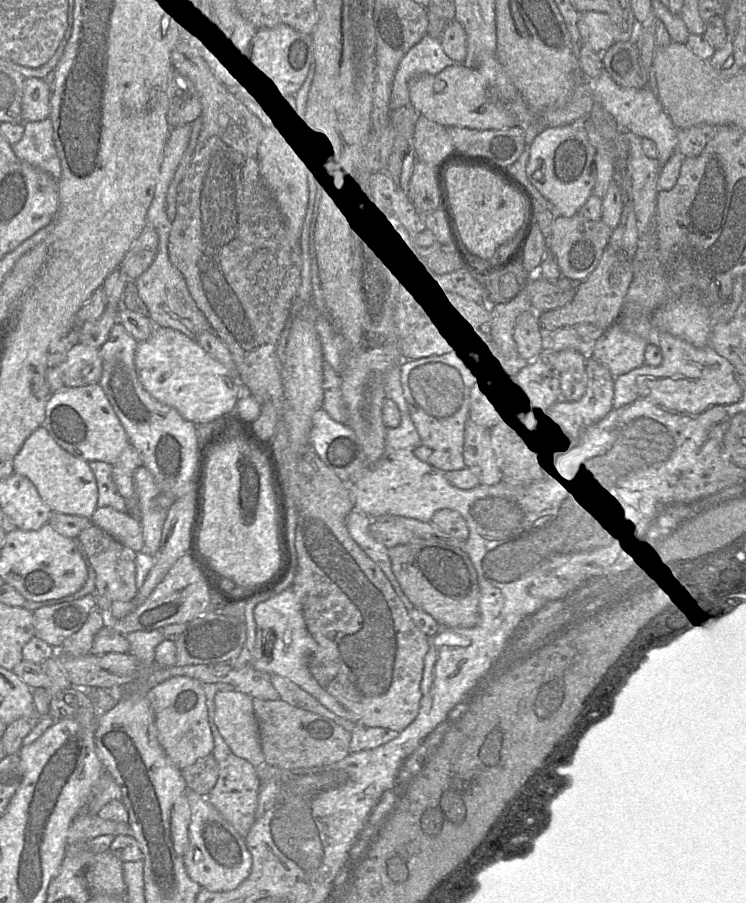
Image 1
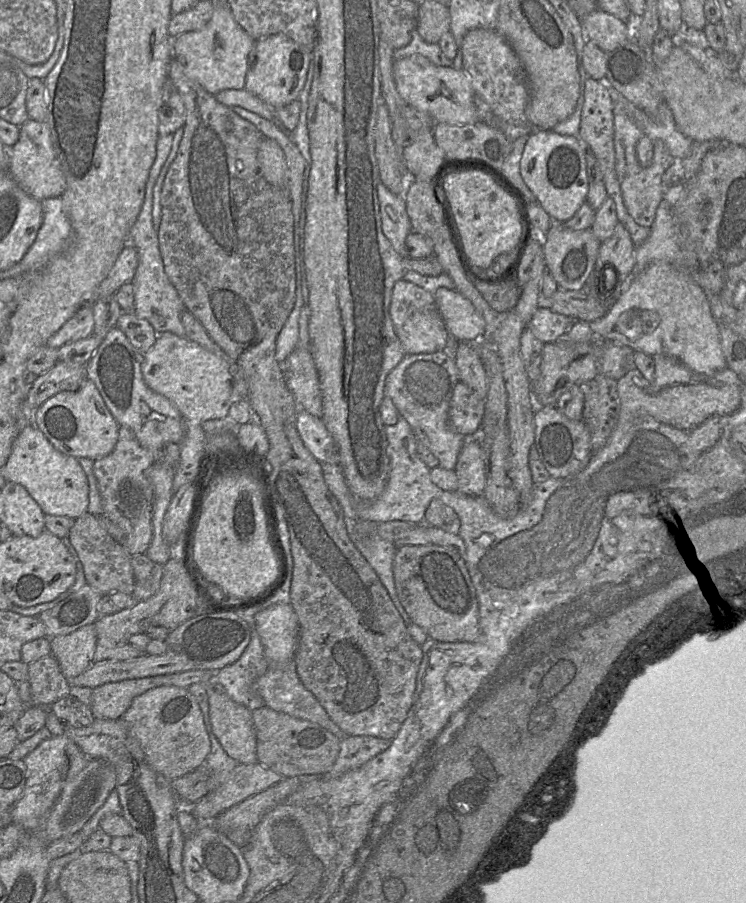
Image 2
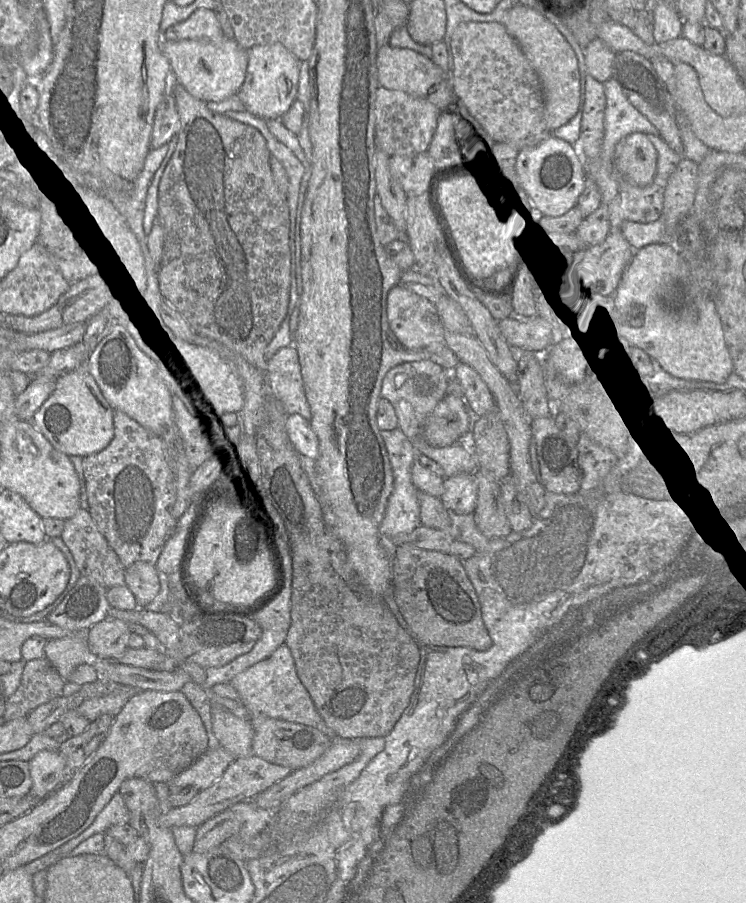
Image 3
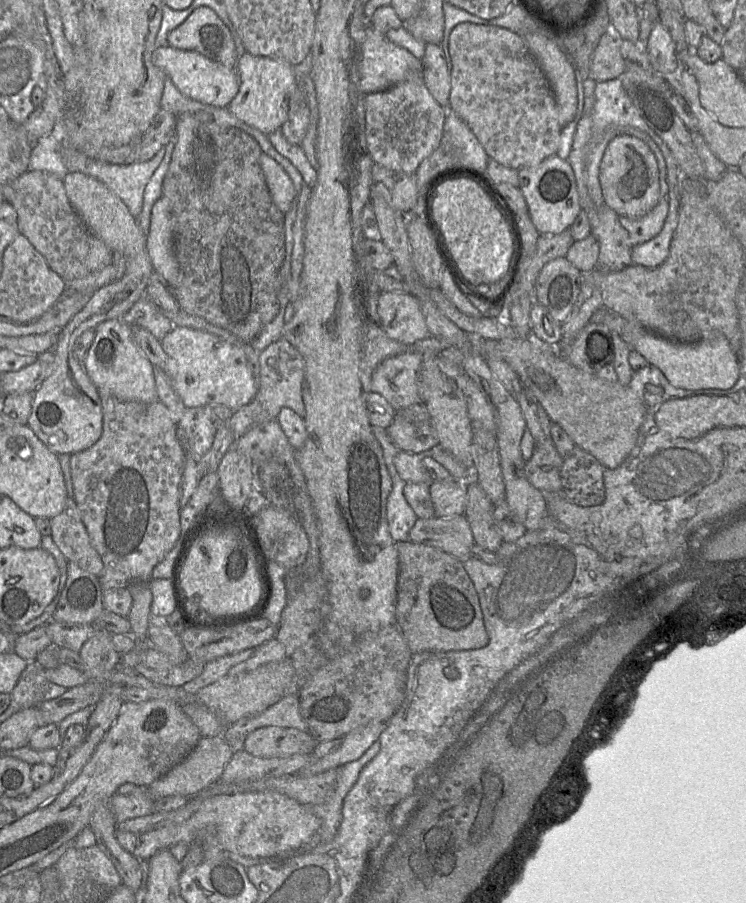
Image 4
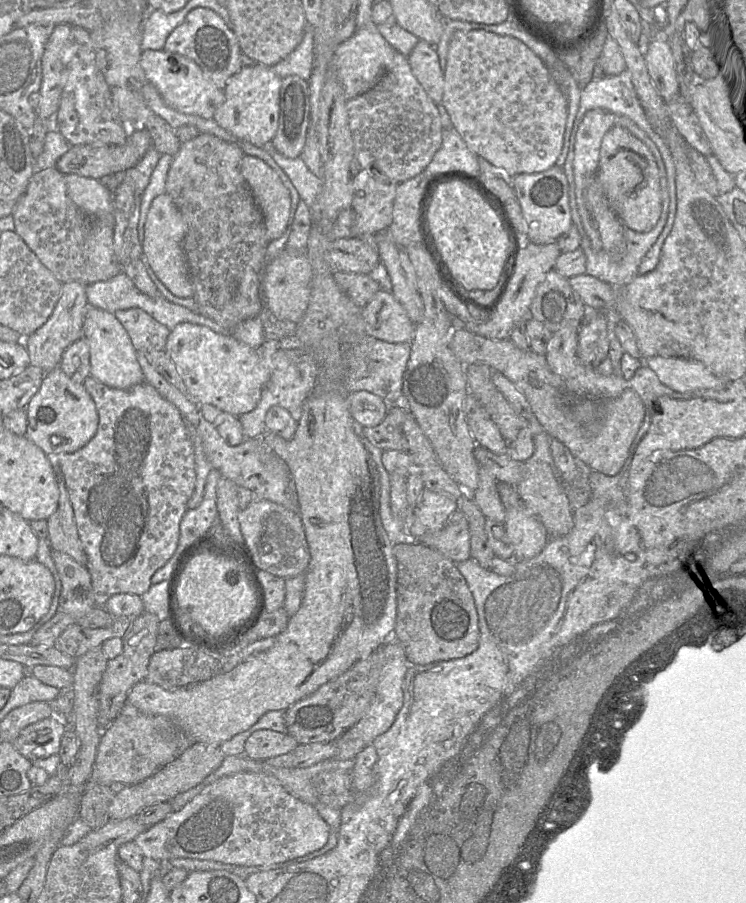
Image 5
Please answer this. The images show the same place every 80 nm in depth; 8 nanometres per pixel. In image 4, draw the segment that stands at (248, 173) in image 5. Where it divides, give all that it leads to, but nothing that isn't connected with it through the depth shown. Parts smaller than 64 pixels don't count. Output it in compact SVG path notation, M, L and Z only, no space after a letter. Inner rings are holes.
M264 153L261 154L259 163L273 203L282 213L287 213L294 198L290 178L274 159Z

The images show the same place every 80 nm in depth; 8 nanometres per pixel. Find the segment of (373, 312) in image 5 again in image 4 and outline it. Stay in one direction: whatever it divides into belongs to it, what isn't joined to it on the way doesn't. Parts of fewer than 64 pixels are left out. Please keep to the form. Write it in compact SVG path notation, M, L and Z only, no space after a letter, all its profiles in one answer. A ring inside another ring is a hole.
M380 293L377 313L382 328L393 340L412 345L431 336L420 302L410 293Z

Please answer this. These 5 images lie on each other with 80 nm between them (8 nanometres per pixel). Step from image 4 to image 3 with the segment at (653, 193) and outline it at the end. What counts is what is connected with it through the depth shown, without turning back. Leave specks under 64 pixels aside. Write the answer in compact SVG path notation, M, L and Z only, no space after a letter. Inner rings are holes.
M640 132L626 136L616 146L614 167L620 178L646 187L655 177L657 152L648 135Z

